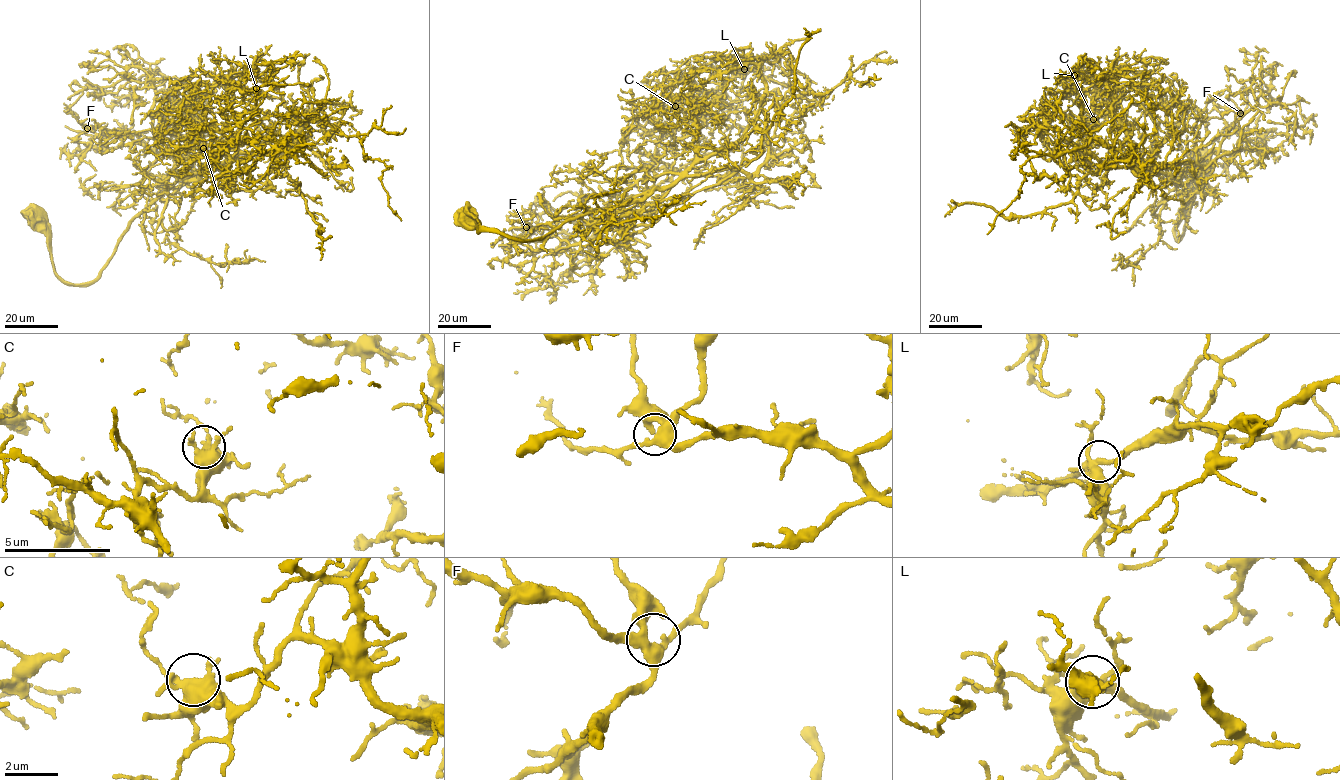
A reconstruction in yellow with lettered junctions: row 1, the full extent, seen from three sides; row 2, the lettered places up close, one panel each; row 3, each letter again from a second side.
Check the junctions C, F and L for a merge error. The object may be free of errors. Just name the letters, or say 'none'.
none

